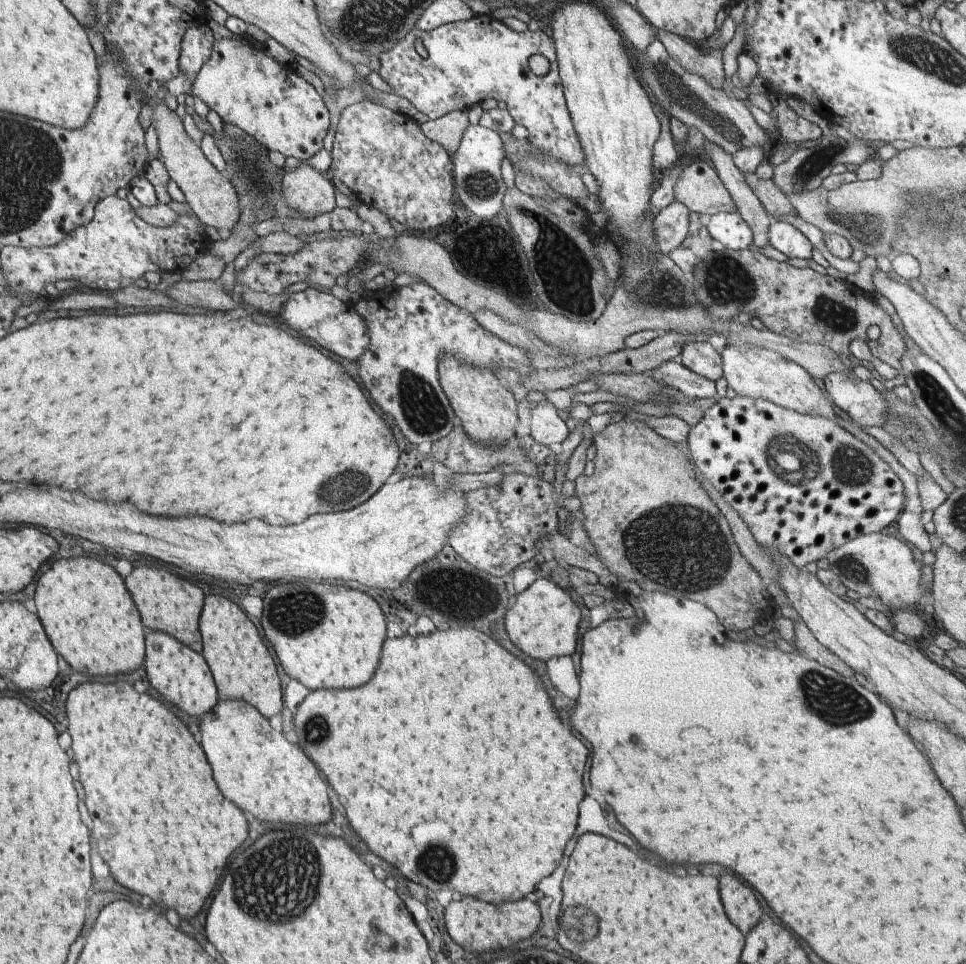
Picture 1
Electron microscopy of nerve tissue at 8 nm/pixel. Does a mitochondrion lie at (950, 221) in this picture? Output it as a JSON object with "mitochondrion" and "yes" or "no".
{"mitochondrion":"yes"}

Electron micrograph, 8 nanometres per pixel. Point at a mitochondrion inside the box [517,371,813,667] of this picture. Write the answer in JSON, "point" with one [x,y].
{"point":[681,546]}

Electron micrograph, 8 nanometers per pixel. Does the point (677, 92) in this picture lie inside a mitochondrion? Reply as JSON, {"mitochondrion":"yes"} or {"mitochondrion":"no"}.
{"mitochondrion":"yes"}

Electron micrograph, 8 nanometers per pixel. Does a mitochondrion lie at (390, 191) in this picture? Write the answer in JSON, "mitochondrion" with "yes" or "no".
{"mitochondrion":"no"}

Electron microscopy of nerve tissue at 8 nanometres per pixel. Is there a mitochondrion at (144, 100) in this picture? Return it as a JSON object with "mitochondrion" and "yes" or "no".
{"mitochondrion":"no"}

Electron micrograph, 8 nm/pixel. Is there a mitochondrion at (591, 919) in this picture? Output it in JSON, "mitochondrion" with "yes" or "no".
{"mitochondrion":"yes"}

